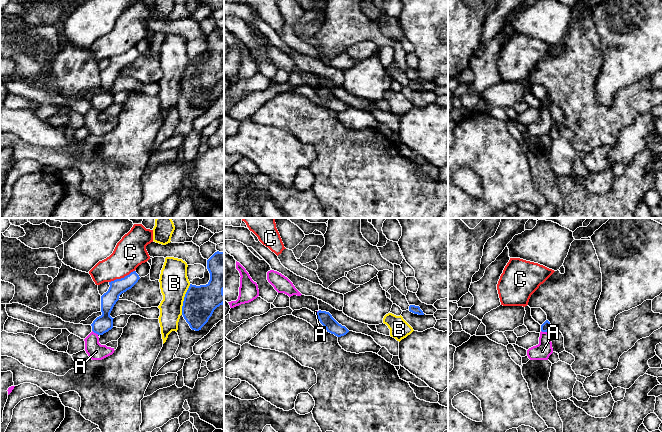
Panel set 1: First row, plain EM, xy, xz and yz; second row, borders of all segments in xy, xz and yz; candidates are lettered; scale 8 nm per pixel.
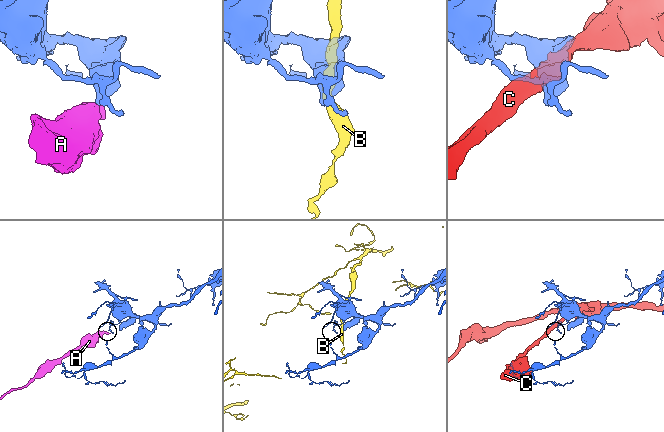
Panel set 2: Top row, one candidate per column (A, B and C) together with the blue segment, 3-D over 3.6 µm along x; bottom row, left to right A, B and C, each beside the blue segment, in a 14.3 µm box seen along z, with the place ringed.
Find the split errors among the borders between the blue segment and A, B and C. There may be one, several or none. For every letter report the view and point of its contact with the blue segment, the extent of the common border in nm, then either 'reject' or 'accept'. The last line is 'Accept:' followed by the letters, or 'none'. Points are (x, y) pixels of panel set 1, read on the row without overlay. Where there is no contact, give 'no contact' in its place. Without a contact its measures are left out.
A: xy (95, 108) | 70 nm | reject
B: xy (184, 75) | 260 nm | reject
C: xy (121, 54) | 220 nm | reject
Accept: none

